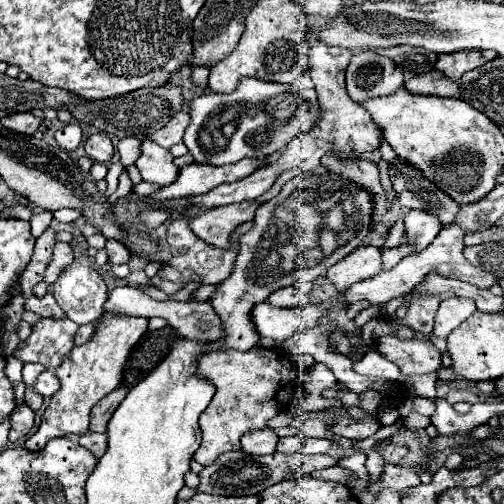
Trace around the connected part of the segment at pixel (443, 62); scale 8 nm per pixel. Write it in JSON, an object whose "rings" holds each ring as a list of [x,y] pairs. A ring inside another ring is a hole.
{"rings":[[[476,49],[444,53],[444,55],[438,55],[438,63],[434,69],[444,73],[448,79],[458,79],[462,73],[476,69],[494,57],[496,57],[496,51],[476,51]]]}

